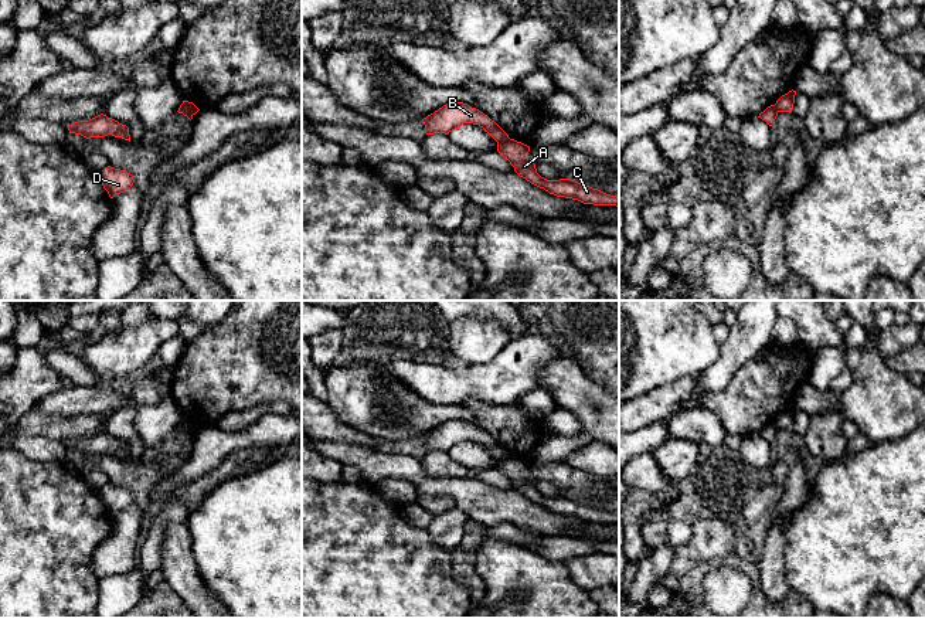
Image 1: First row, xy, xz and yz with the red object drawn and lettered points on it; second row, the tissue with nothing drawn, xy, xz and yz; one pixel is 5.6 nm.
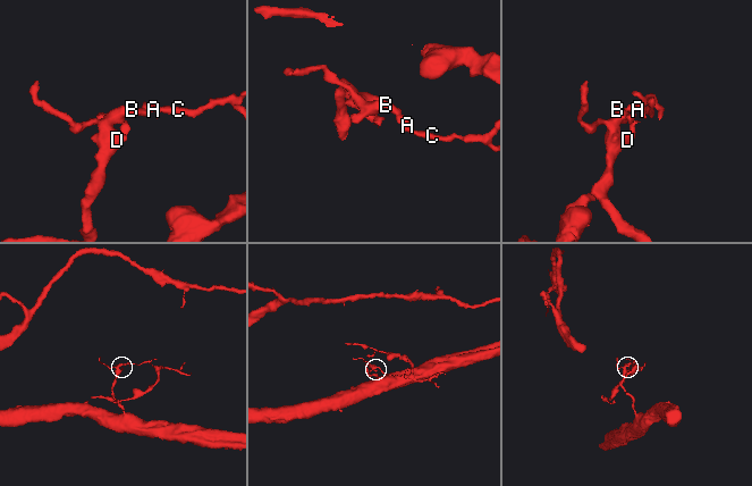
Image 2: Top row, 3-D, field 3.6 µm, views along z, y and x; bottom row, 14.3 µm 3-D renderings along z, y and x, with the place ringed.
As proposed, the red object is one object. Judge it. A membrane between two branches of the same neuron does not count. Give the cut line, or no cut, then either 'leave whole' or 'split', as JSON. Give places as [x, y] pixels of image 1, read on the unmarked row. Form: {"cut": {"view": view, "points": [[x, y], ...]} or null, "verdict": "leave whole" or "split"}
{"cut": {"view": "xz", "points": [[509, 455], [497, 459]]}, "verdict": "split"}

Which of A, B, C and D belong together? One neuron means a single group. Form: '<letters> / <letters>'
A C / B D

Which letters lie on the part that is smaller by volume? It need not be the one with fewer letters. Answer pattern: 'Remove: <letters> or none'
Remove: A, C

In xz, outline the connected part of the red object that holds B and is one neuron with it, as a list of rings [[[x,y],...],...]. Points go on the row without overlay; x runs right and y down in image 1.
[[[463,420],[446,421],[433,431],[422,437],[425,442],[425,451],[445,451],[459,446],[463,441],[479,442],[484,446],[496,459],[510,456],[509,452],[487,432],[476,425]]]

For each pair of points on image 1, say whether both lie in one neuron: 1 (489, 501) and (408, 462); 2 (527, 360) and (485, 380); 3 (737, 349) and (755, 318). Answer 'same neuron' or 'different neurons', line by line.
1: same neuron
2: same neuron
3: same neuron

